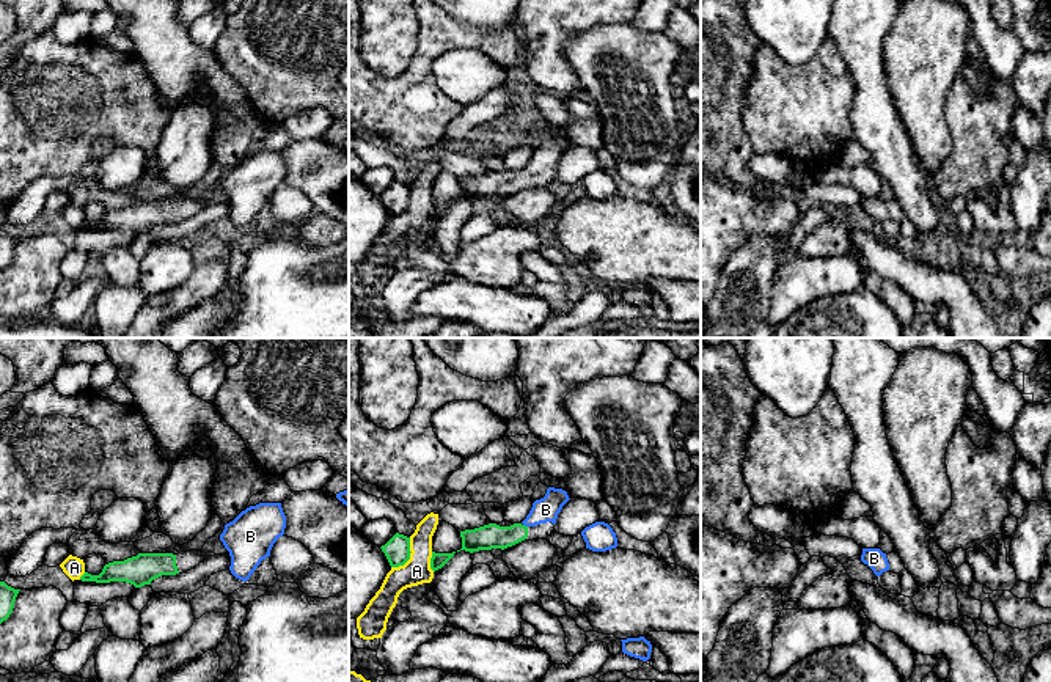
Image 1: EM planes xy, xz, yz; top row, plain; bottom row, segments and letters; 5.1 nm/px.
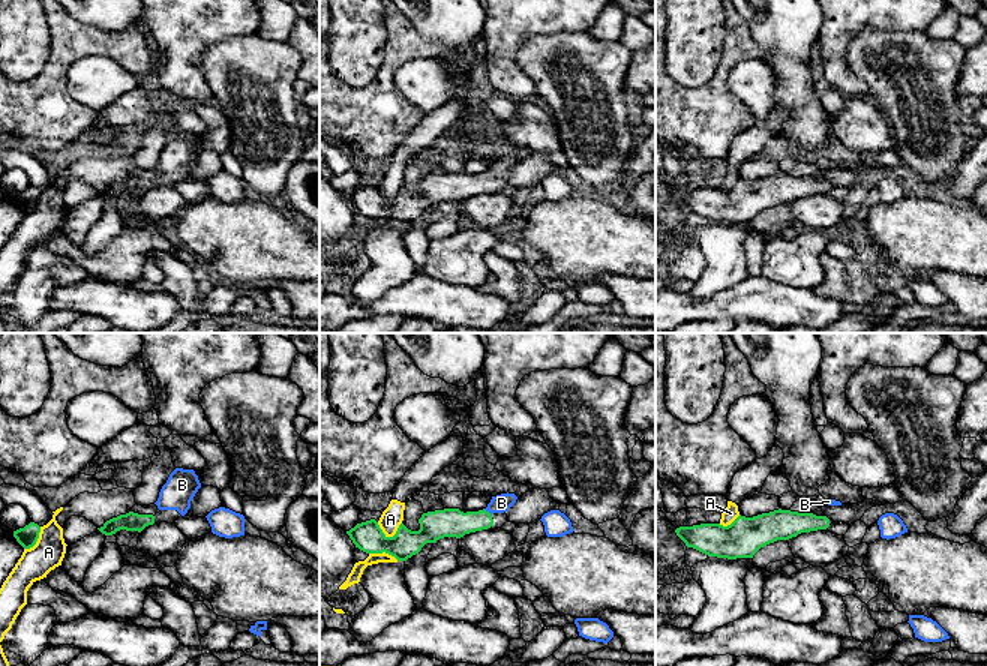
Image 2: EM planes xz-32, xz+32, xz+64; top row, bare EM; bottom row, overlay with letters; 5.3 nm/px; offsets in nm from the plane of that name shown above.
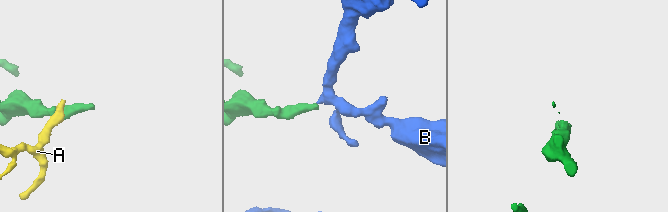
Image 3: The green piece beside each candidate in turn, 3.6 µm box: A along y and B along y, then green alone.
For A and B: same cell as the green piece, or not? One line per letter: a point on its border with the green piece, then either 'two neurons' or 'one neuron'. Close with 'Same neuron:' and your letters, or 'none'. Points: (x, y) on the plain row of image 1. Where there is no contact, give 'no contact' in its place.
A: contact xz (409, 205); two neurons
B: contact xz (523, 173); one neuron
Same neuron: B

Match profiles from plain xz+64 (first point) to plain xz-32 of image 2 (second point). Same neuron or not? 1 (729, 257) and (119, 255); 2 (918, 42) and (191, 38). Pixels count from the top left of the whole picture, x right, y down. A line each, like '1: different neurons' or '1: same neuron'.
1: different neurons
2: different neurons

